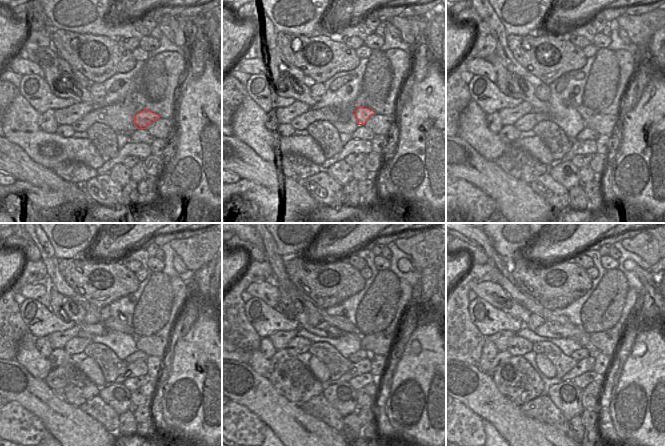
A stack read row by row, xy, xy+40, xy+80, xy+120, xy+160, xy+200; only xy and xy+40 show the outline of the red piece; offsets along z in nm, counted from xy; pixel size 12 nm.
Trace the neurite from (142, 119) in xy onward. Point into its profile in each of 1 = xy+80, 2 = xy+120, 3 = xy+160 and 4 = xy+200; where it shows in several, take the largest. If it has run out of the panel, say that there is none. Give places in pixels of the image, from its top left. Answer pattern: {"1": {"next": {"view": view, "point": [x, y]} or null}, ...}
{"1": {"next": {"view": "xy+80", "point": [585, 112]}}, "2": {"next": {"view": "xy+120", "point": [112, 323]}}, "3": {"next": {"view": "xy+160", "point": [342, 323]}}, "4": {"next": {"view": "xy+200", "point": [503, 276]}}}

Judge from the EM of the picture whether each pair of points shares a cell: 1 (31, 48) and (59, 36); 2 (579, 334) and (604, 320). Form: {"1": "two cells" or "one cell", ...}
{"1": "two cells", "2": "two cells"}

